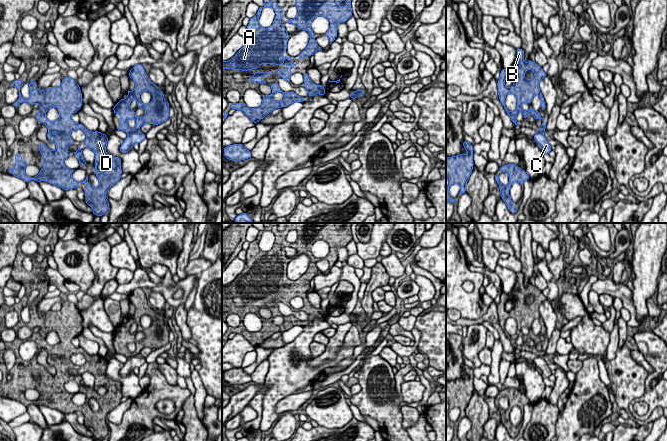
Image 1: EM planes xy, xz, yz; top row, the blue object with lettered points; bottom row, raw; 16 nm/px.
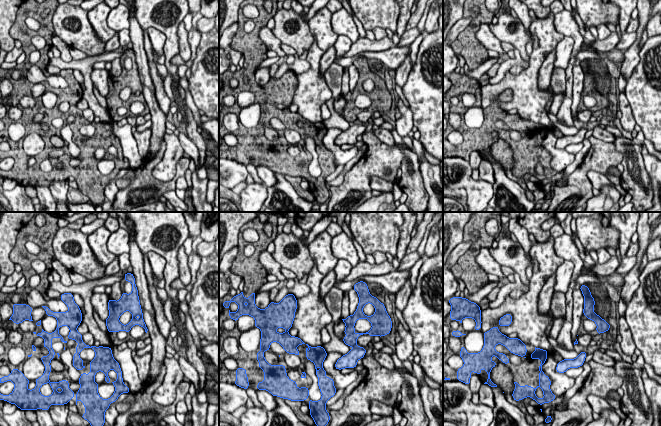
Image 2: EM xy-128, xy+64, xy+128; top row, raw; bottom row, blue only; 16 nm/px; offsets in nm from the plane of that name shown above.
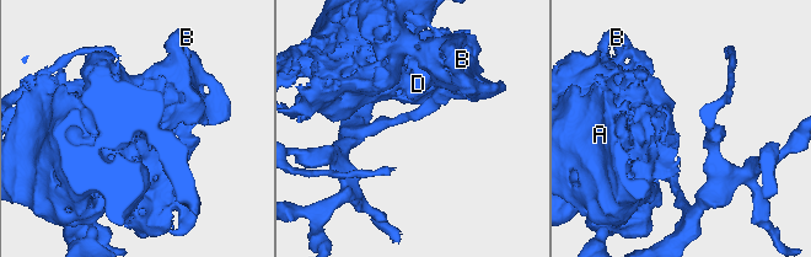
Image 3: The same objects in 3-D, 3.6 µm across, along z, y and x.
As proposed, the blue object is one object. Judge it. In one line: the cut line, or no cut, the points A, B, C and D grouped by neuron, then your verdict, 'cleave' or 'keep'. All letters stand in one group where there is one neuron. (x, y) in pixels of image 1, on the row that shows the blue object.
cut xy (138, 130), (128, 134); groups A B D / C; cleave

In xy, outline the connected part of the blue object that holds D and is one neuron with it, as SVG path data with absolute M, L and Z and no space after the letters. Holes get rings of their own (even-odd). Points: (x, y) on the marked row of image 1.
M71 77L62 79L59 87L48 87L40 91L37 89L37 82L31 79L29 83L30 97L23 99L19 93L19 99L13 104L16 108L21 102L28 102L30 105L39 104L40 111L36 112L36 120L48 128L47 138L54 142L56 150L50 150L45 143L39 144L39 152L43 157L43 168L39 174L33 178L25 173L27 162L22 159L21 154L15 153L15 168L9 169L12 175L23 179L26 183L30 180L36 182L45 181L54 184L63 190L79 187L79 182L72 178L74 170L67 168L64 160L69 156L68 146L75 141L70 137L73 130L81 129L86 134L85 147L90 148L95 153L95 175L100 184L94 188L90 182L86 185L84 195L88 196L85 201L92 209L93 214L97 216L104 215L109 210L109 202L106 199L107 191L121 179L121 159L106 153L108 137L99 131L89 131L82 124L75 123L71 116L82 107L82 93L80 86ZM50 107L58 109L60 118L56 121L49 121L46 112ZM99 162L112 162L112 169L103 172L97 169Z

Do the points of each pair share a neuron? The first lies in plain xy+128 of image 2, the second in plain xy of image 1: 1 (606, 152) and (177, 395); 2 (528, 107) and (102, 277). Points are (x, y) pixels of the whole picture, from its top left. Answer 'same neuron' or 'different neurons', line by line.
1: same neuron
2: same neuron

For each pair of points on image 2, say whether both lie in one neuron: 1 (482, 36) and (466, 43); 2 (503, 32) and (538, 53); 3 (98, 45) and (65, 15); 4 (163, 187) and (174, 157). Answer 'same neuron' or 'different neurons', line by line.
1: different neurons
2: different neurons
3: same neuron
4: different neurons

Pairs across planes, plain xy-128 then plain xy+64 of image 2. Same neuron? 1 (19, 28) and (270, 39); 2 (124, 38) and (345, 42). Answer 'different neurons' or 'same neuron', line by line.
1: different neurons
2: same neuron

